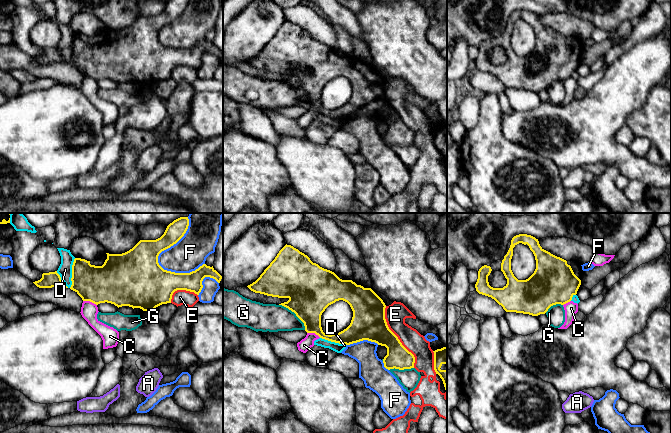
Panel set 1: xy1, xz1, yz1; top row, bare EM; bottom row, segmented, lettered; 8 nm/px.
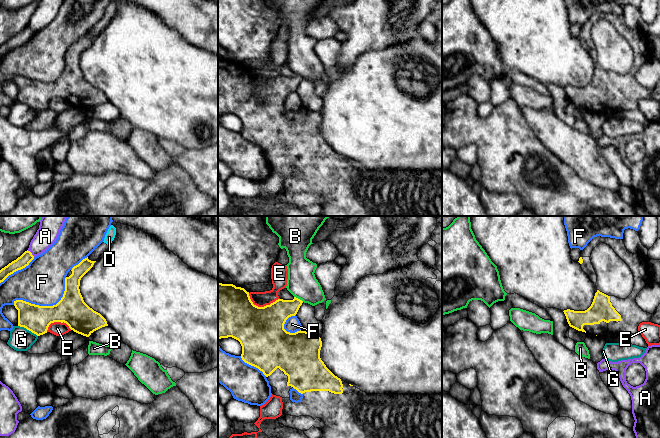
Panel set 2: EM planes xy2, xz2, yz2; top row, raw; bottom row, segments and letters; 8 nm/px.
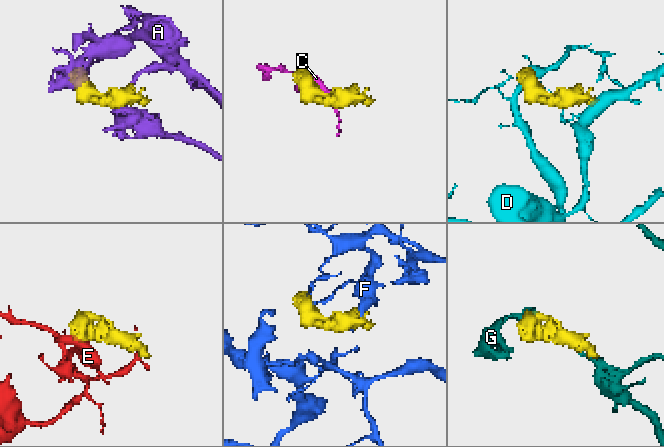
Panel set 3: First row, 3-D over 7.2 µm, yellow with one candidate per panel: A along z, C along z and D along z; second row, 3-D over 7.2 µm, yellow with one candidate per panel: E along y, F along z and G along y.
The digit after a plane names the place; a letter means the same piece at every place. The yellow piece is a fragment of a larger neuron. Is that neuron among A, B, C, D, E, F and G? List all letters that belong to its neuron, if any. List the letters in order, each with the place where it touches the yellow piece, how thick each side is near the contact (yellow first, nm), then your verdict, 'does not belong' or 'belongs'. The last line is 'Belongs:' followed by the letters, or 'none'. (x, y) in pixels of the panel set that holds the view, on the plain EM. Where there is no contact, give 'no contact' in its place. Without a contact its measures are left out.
A: xy2 (31, 29) | 100/170 nm | does not belong
B: xz2 (299, 75) | 200/240 nm | does not belong
C: xy1 (90, 77) | 340/140 nm | does not belong
D: xy1 (72, 50) | 300/110 nm | does not belong
E: xz1 (397, 113) | 260/180 nm | does not belong
F: xy1 (168, 23) | 280/280 nm | does not belong
G: xz1 (295, 89) | 380/220 nm | does not belong
Belongs: none

